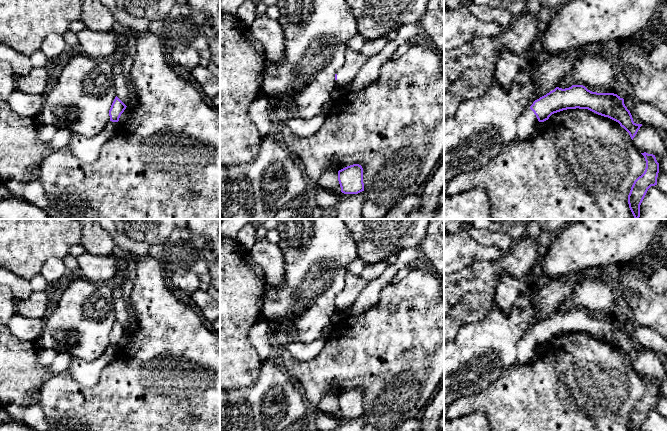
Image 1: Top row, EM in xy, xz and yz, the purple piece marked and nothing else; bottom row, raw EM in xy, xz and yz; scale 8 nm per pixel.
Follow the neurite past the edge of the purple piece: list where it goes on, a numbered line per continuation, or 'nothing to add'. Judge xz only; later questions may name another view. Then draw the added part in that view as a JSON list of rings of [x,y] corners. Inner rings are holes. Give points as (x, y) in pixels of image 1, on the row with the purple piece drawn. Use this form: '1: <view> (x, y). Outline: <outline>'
1: xz (355, 60). Outline: [[[347,50],[346,51],[346,61],[345,63],[337,70],[337,80],[336,87],[343,89],[348,84],[350,84],[360,68],[368,61],[368,57],[364,56],[361,52]]]

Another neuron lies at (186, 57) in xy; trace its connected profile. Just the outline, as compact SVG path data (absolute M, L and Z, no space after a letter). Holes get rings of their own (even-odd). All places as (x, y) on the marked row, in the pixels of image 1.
M190 47L173 49L168 52L168 58L171 63L177 64L190 71L197 67L201 60L199 51Z

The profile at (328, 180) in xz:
M328 165L321 174L317 183L320 187L328 191L331 191L333 193L338 193L337 191L334 190L336 187L340 185L338 181L337 168L333 165Z

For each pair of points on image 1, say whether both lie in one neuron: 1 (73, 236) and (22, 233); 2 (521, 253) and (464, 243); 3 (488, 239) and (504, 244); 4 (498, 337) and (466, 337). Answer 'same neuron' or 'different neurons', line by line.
1: same neuron
2: different neurons
3: same neuron
4: same neuron

